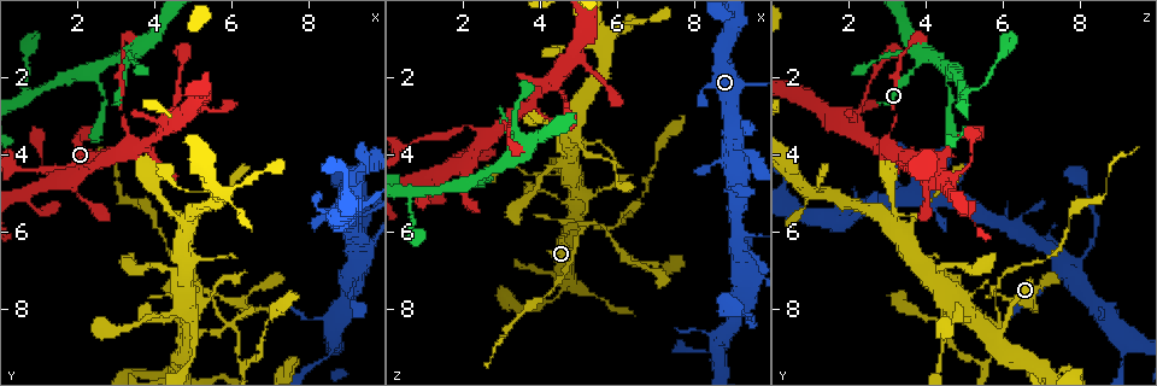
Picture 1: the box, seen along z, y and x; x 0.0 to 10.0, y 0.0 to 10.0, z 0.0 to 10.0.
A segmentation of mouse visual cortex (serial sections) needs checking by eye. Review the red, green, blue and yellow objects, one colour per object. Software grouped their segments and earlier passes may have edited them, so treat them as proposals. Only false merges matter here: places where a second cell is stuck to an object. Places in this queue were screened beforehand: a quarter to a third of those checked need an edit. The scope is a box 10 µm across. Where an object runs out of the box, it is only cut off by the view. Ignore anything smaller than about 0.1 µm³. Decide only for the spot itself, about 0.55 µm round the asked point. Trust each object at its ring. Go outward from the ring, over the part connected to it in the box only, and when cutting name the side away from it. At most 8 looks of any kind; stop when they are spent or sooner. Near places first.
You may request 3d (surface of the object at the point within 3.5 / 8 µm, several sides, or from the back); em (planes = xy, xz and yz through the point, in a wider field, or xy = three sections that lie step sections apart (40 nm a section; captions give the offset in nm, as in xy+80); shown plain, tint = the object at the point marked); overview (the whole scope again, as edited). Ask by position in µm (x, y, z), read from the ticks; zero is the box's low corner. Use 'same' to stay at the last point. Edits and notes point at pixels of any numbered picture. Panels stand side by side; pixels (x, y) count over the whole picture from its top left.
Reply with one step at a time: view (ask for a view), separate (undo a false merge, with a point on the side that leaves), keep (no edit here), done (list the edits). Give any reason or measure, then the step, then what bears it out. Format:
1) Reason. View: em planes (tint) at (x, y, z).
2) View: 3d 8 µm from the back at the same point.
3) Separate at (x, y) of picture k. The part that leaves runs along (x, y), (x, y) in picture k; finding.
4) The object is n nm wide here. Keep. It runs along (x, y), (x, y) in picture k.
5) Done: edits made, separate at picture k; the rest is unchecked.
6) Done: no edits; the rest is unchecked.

View: 3d 8 µm at (0.85, 2.40, 5.00).

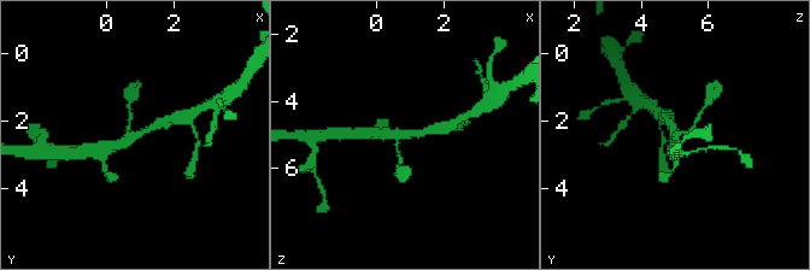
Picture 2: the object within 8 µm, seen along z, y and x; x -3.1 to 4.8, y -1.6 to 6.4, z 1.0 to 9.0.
View: 3d 3.5 µm at the same point.

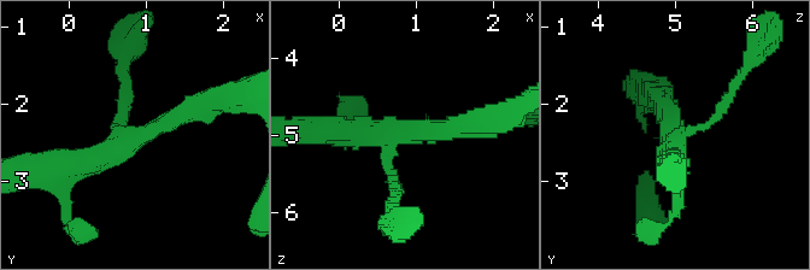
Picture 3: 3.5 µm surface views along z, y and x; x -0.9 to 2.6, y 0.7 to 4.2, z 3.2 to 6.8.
Keep. It runs along (200, 103), (89, 158), (71, 181) in picture 3; one cell here.

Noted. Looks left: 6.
Abrupt turn. View: 3d 3.5 µm at (2.05, 4.25, 3.25).

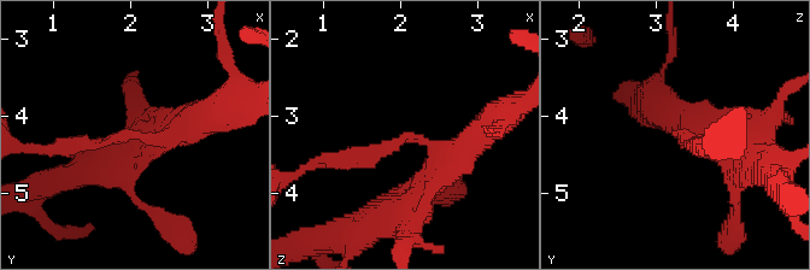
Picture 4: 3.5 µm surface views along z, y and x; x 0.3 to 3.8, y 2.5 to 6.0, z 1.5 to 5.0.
The arms are 150, 300 nm wide; shape alone is not enough. View: em planes (tint) at (2.10, 4.25, 3.25).

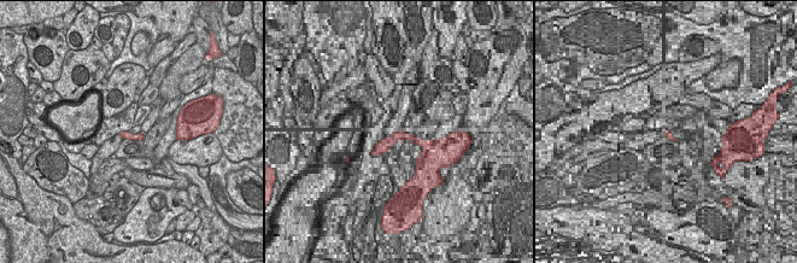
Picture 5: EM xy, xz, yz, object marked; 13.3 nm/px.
Cut it another way. View: em xy step 1 (tint) at the same point.

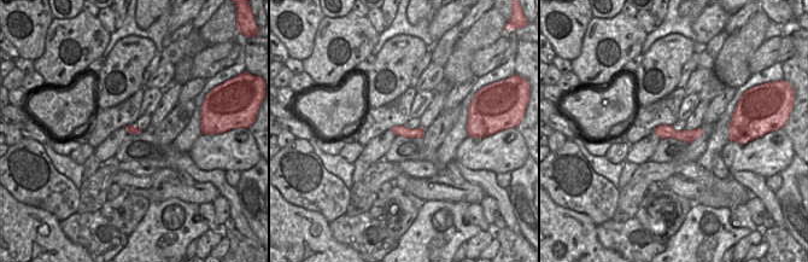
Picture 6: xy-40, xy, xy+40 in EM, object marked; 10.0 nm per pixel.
The object is 100 nm wide here. Keep. It runs along (429, 185), (441, 151), (408, 135), (333, 160) in picture 4; all the same cell.

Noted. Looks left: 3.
View: 3d 3.5 µm at (9.45, 6.90, 7.85).

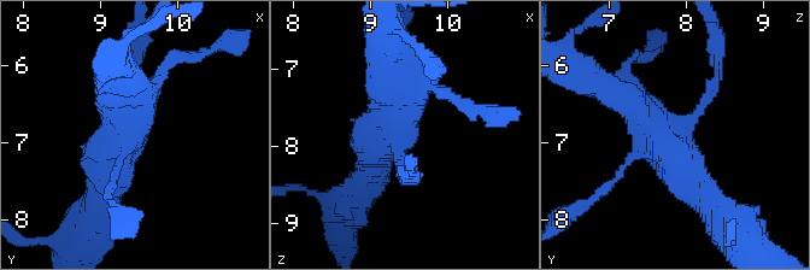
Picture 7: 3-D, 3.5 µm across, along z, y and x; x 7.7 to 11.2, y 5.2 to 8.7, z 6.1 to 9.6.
View: em xy step 2 (tint) at (9.35, 6.85, 7.90).

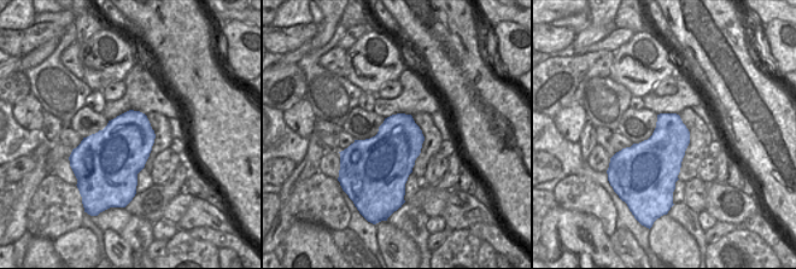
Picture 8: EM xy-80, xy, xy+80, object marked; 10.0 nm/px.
Keep. It runs along (602, 86), (629, 100), (709, 200) in picture 7; one cell here.

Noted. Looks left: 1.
Done: no edits; the rest is unchecked.

